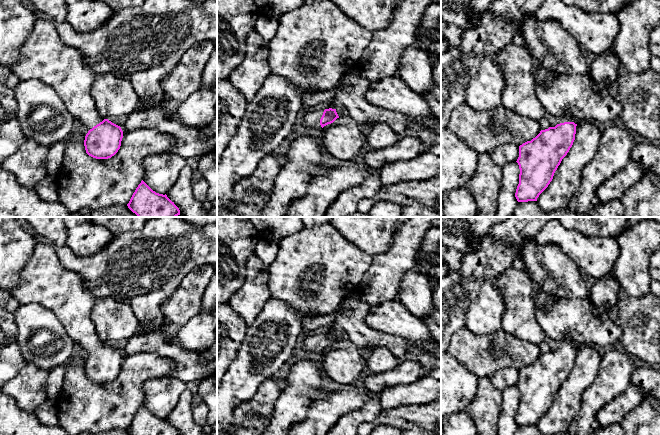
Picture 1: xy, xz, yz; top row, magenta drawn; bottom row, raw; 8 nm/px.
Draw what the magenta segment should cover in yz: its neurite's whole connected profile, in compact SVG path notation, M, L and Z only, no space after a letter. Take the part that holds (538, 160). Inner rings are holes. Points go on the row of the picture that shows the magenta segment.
M566 113L557 118L555 127L541 130L531 141L519 146L518 202L537 201L548 187L562 159L573 145L576 134L574 117Z

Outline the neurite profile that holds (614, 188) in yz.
M635 160L605 181L597 190L596 201L605 203L620 200L625 192L637 184L644 176L643 167Z

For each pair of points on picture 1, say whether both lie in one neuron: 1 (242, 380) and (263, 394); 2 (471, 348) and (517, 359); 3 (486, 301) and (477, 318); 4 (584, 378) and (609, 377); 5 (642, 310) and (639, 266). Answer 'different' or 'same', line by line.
1: different
2: same
3: same
4: different
5: different

